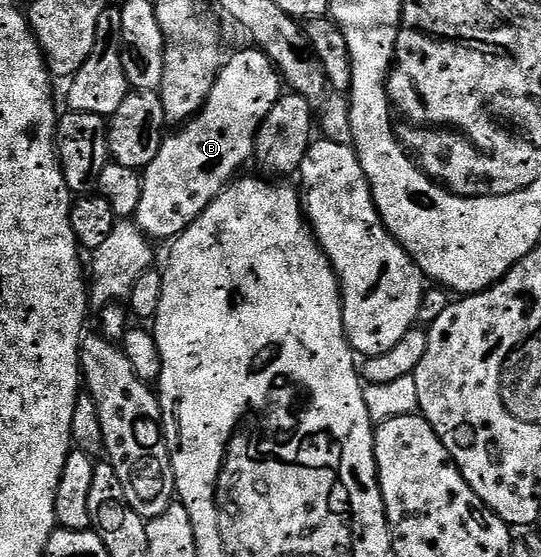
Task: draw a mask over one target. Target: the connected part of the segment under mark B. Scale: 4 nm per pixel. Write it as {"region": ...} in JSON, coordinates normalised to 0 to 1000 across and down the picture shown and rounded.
{"region":[[[457,83],[457,92],[440,92],[433,101],[412,111],[407,131],[399,138],[399,153],[392,153],[392,167],[381,176],[373,197],[342,224],[331,226],[329,235],[309,241],[299,251],[288,282],[261,309],[262,345],[259,368],[251,388],[251,406],[262,420],[279,433],[307,429],[320,433],[348,411],[392,368],[392,361],[409,343],[425,334],[440,307],[455,291],[464,291],[470,276],[470,251],[477,248],[477,233],[495,210],[499,197],[525,169],[521,138],[506,111],[477,90],[475,84]]]}

